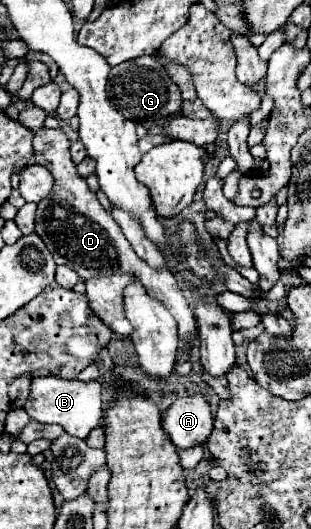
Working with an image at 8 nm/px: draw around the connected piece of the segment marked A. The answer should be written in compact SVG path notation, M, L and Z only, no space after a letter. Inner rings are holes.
M189 394L171 404L161 426L179 450L187 450L207 442L213 432L213 414L205 396Z

